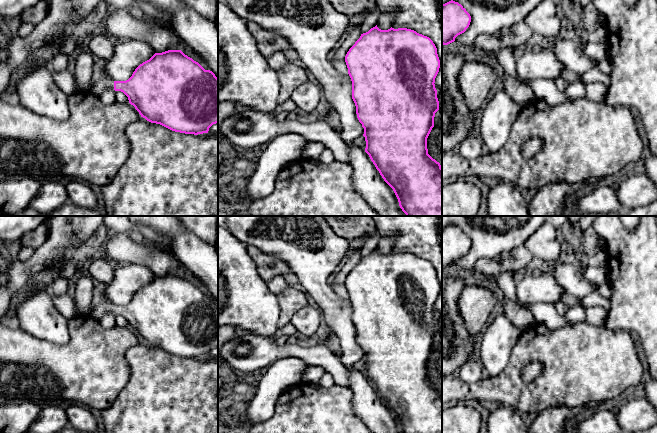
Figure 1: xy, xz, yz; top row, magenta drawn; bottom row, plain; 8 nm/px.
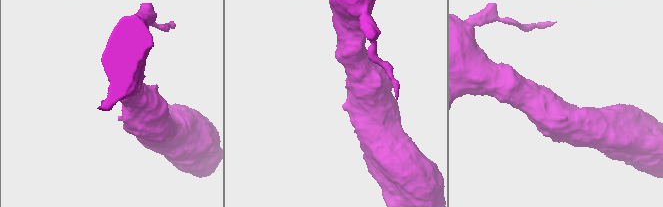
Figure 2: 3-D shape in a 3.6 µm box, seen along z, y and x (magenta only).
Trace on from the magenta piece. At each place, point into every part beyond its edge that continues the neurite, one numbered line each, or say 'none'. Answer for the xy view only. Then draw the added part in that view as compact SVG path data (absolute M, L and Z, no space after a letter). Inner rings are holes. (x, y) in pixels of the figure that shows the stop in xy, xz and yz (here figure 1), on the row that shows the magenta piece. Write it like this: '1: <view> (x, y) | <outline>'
1: xy (97, 88) | M106 76L97 82L93 82L92 86L86 92L99 96L104 90L108 88L114 89L114 81L111 81Z

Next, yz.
none

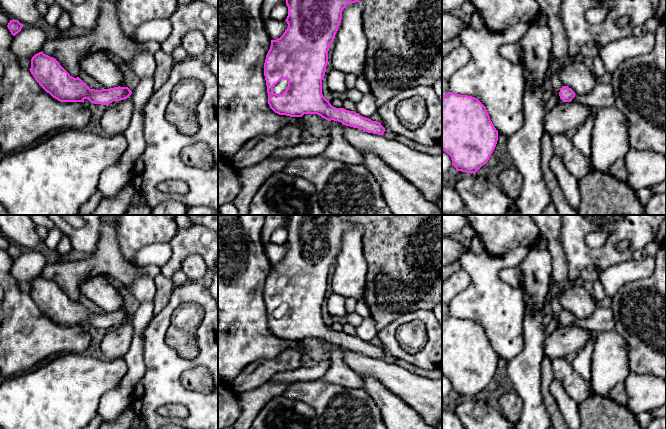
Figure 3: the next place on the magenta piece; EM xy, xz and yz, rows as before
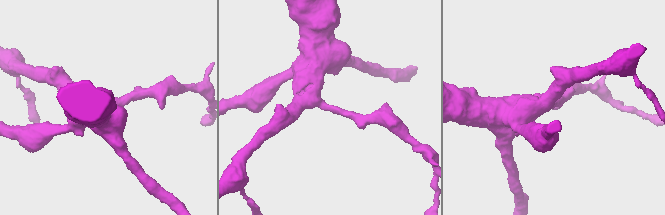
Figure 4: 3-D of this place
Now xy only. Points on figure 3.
none

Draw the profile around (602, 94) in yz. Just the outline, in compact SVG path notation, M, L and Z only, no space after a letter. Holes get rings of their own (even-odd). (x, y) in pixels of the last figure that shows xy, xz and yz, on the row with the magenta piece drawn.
M597 83L591 92L585 95L575 95L572 101L587 105L595 110L600 107L615 105L611 83Z

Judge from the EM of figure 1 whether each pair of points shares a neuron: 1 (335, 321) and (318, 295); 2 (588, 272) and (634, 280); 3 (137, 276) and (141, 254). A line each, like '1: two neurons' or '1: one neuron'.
1: one neuron
2: two neurons
3: two neurons

